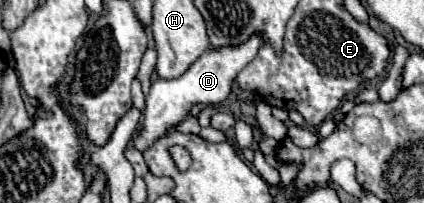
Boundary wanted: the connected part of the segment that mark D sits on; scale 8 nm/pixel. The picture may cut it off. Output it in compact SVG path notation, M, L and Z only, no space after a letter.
M258 35L250 37L250 41L246 41L240 47L226 47L220 51L208 51L204 53L182 77L178 79L156 79L150 87L150 93L146 95L146 109L144 109L144 121L142 127L138 131L138 135L134 137L134 149L138 151L146 151L150 149L168 129L176 127L180 121L186 119L186 115L190 113L192 105L204 103L204 105L216 105L220 101L224 101L230 95L230 87L234 83L236 73L246 67L258 53L262 45L262 39Z

